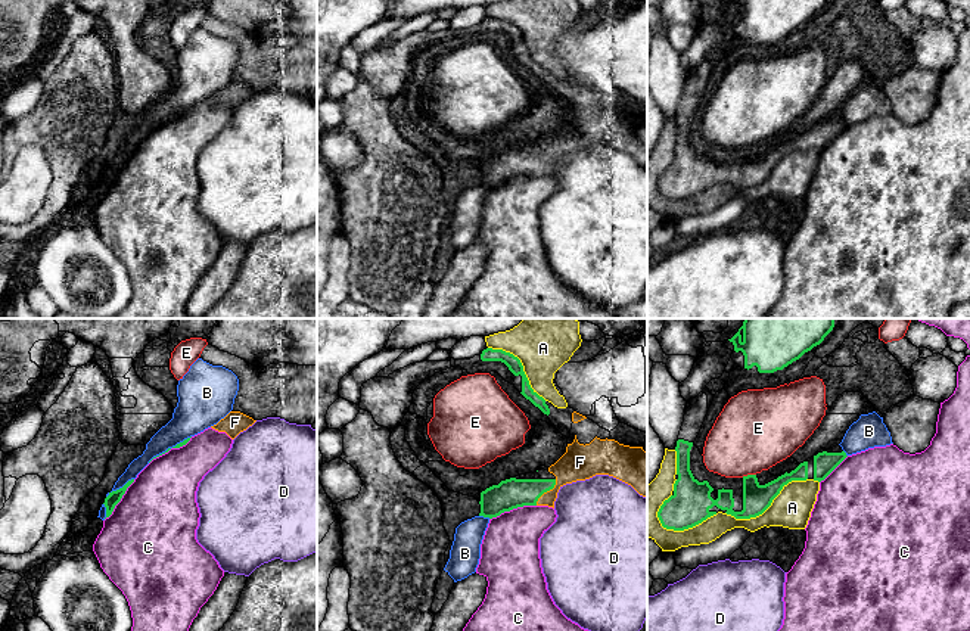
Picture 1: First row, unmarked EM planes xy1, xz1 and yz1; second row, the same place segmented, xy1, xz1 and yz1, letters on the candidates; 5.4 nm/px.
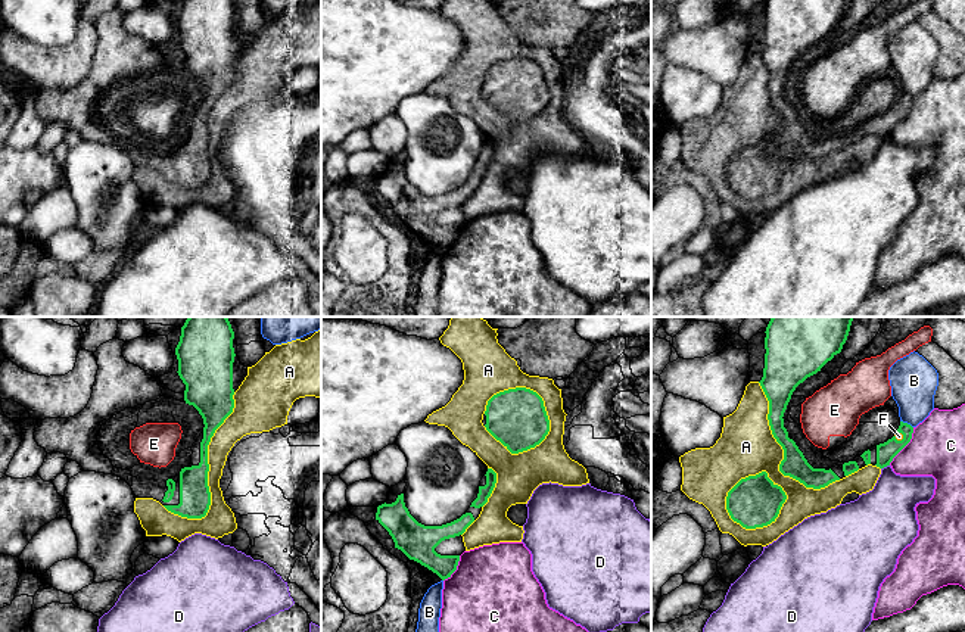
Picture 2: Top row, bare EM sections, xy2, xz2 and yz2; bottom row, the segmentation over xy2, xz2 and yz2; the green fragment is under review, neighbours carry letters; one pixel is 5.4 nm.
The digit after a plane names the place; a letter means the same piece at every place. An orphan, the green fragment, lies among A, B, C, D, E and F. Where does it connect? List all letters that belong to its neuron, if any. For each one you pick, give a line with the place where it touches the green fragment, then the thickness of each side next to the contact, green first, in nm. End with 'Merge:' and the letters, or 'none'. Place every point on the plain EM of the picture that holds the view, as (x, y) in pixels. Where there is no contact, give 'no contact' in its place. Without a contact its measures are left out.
E: meets green in yz1 at (748, 145); 160 nm thick on the green side, 420 nm on the other
F: meets green in xz1 at (546, 161); 170 nm thick on the green side, 200 nm on the other
Merge: E, F

